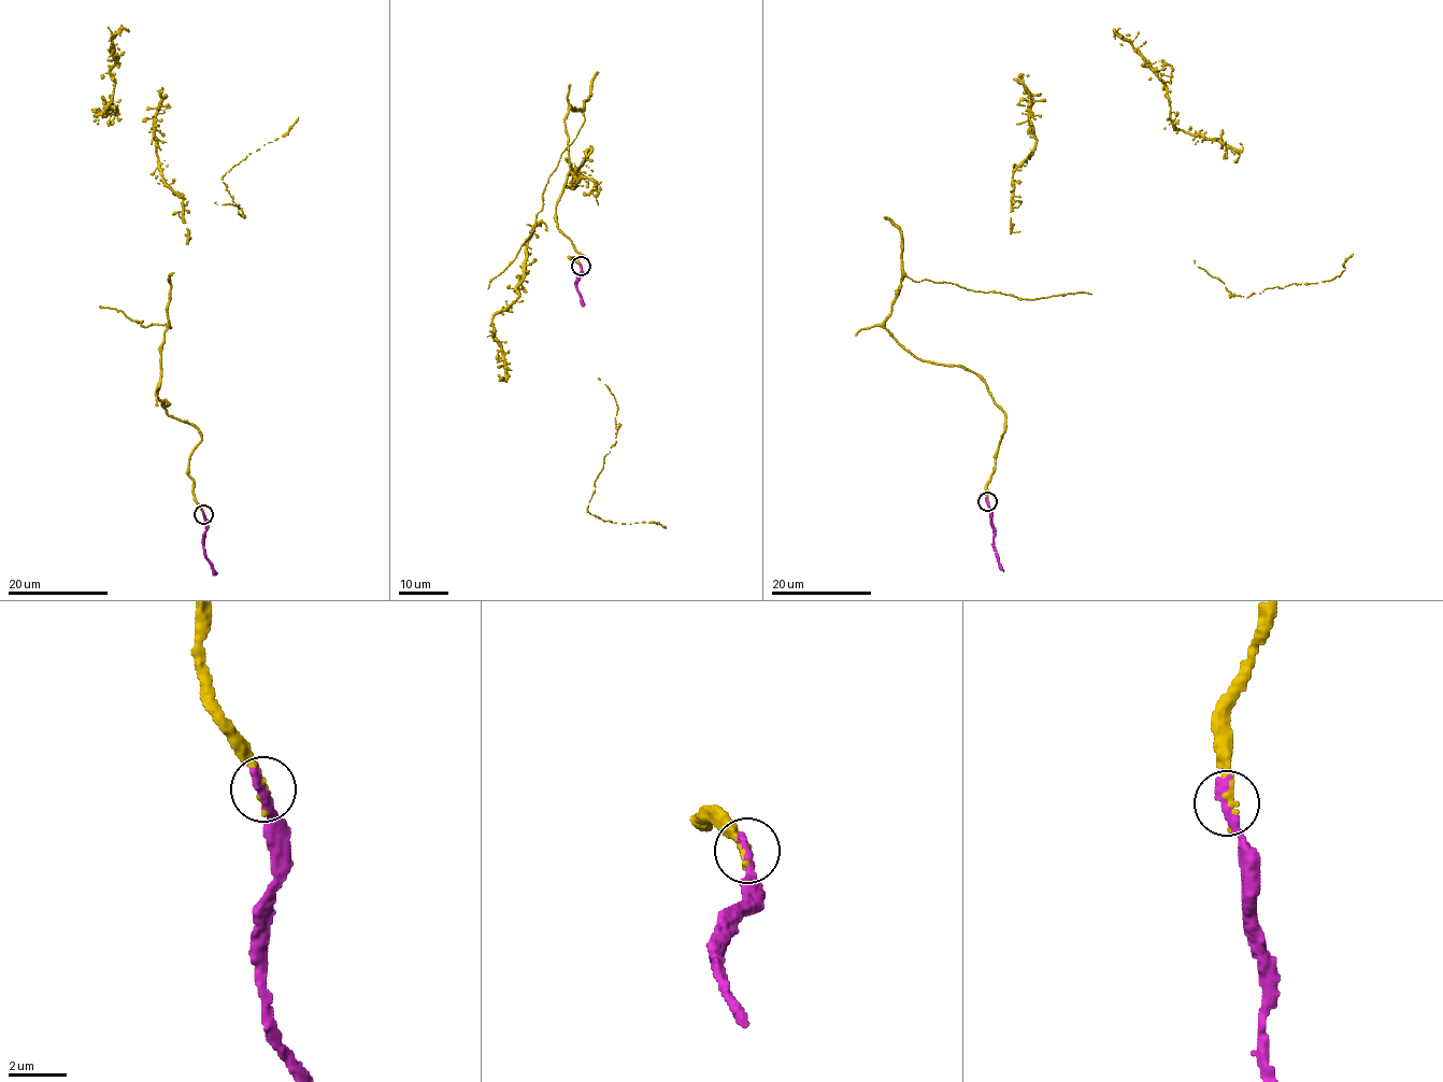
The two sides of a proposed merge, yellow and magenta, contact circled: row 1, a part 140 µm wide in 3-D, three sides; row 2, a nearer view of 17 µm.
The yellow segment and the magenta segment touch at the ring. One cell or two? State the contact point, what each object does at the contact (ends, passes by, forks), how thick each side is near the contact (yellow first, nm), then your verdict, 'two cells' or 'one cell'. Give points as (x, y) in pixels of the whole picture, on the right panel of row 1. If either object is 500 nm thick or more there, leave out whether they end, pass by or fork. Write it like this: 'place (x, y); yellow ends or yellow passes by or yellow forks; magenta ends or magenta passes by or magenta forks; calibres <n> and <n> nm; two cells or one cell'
place (987, 501); yellow ends; magenta ends; calibres 320 and 440 nm; one cell

